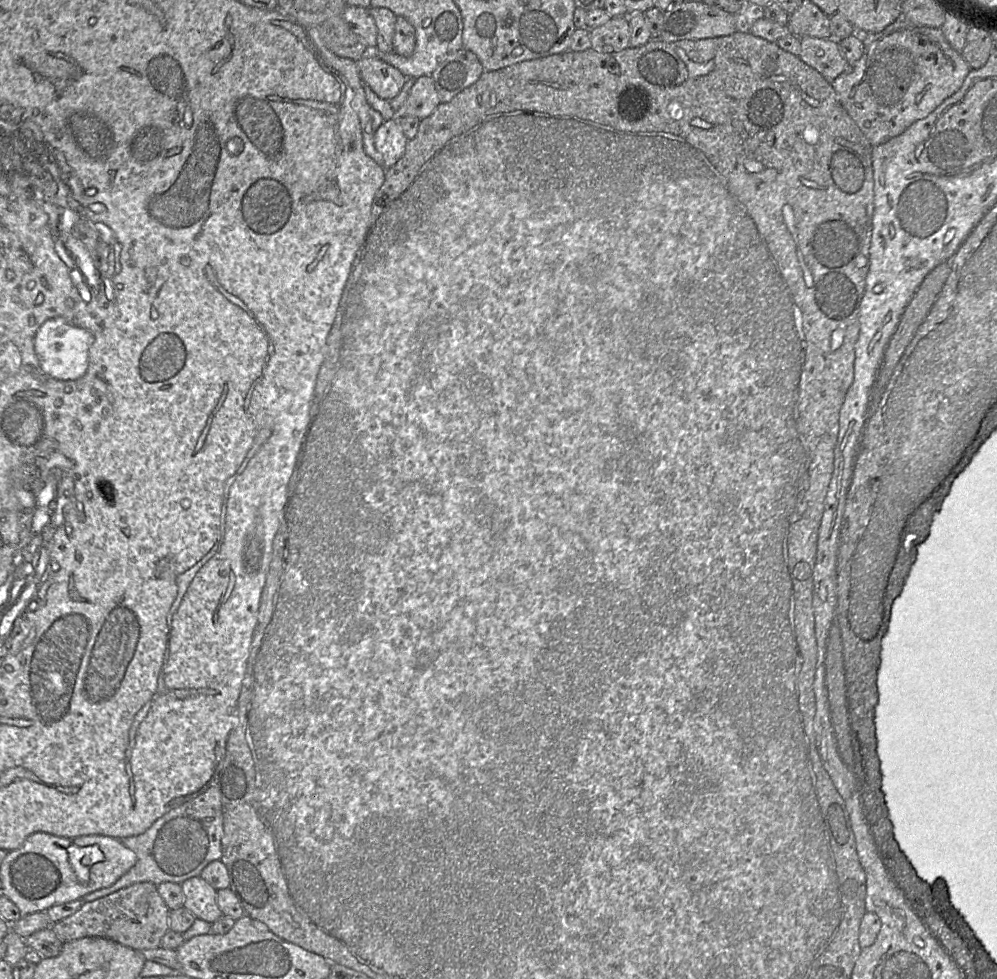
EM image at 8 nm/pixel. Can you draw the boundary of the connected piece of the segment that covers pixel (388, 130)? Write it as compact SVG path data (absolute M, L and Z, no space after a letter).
M397 116L385 120L377 129L374 139L375 148L381 153L385 168L393 166L403 156L408 141L397 122Z

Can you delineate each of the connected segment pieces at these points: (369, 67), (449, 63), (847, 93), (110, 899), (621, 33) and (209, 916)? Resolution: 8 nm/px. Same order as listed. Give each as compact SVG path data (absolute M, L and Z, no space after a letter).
M367 52L357 63L363 83L378 97L390 101L399 94L406 77L397 68L371 52Z
M461 48L446 57L432 73L440 103L450 101L465 88L474 84L484 69L477 56Z
M906 27L905 29L896 31L881 40L868 39L865 37L865 35L863 35L863 43L864 53L861 58L854 65L850 66L845 72L835 78L831 84L841 105L849 114L849 116L854 120L872 146L880 145L891 138L902 134L911 124L928 116L944 100L956 93L961 88L966 76L971 70L970 66L963 58L961 52L958 52L951 47L949 42L946 40L941 28Z
M151 882L134 883L105 897L84 902L82 907L51 925L52 930L64 943L85 937L110 939L137 951L160 947L169 928L170 909Z
M628 16L612 17L605 24L590 30L591 47L600 52L618 52L629 47Z
M200 876L191 877L181 884L184 907L196 918L213 923L223 916L217 904L217 890Z

